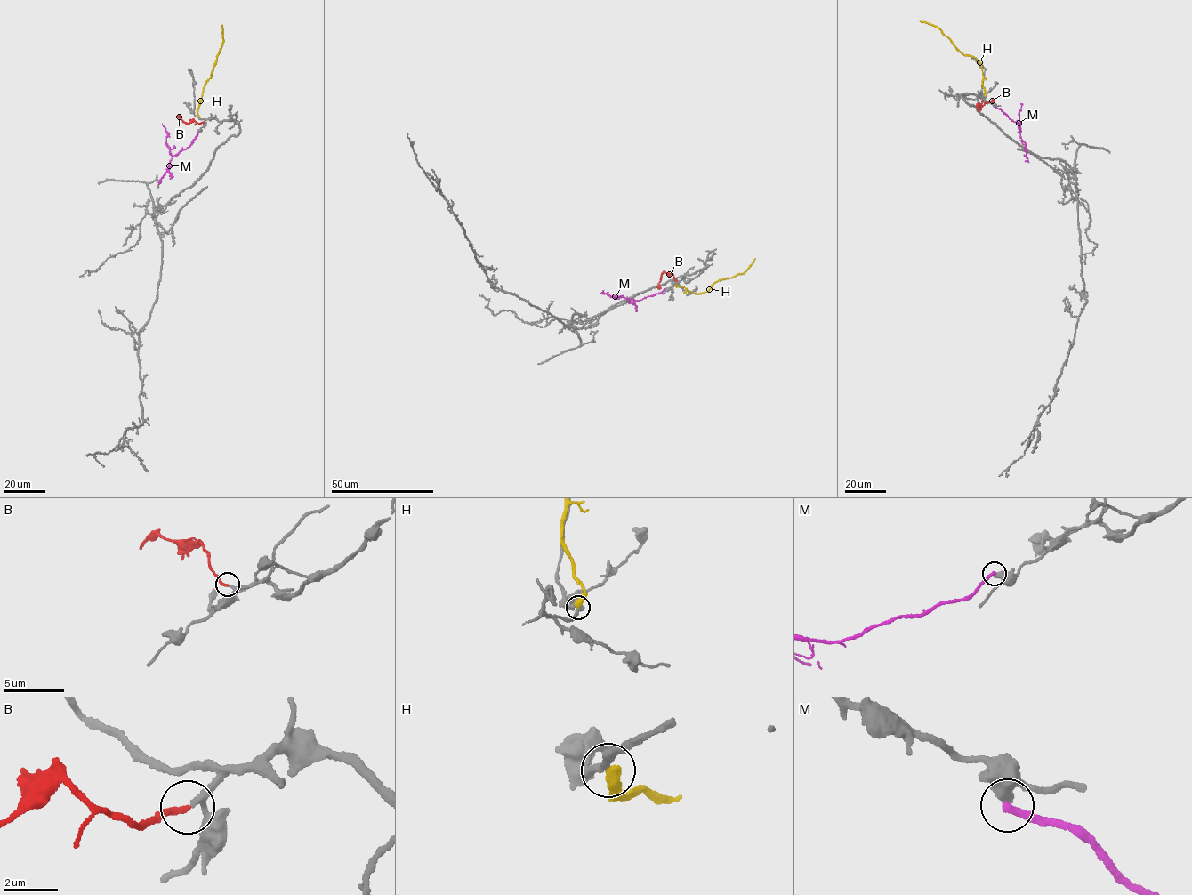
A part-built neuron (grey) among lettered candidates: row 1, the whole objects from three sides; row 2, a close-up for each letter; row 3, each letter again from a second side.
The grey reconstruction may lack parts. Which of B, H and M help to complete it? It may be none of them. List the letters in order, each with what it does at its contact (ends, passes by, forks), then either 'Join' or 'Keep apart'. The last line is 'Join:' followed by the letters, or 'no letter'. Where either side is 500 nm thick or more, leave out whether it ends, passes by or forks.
B: It ends there. Join
H: It ends there. Keep apart
M: It ends there. Keep apart
Join: B

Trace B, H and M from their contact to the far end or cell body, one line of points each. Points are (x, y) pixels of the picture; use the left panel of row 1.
B: (203, 122), (194, 120), (186, 124), (179, 116)
H: (198, 116), (202, 89), (209, 79), (223, 40), (222, 24)
M: (198, 132), (190, 145), (173, 156), (166, 143), (168, 133), (162, 124)

